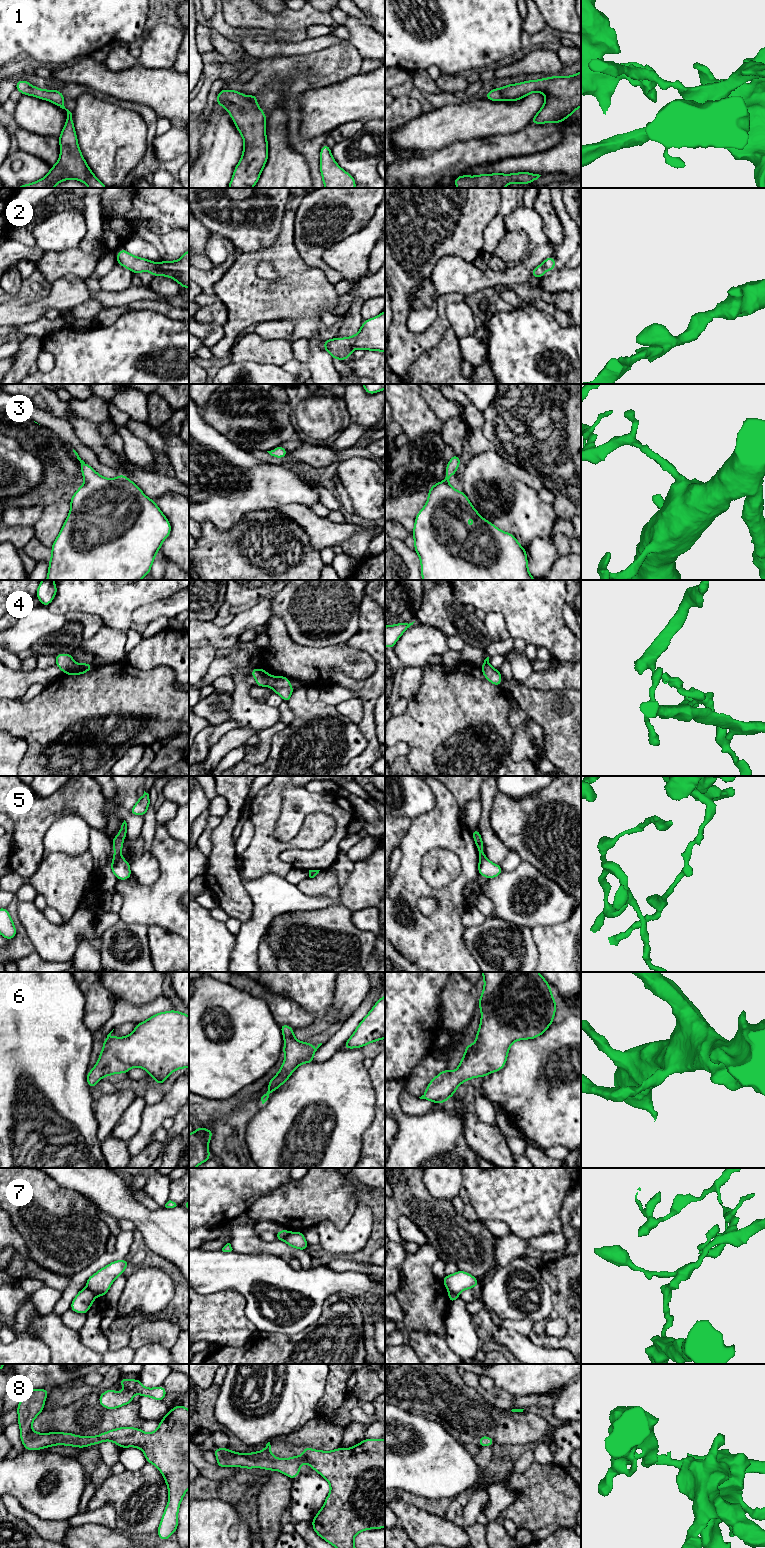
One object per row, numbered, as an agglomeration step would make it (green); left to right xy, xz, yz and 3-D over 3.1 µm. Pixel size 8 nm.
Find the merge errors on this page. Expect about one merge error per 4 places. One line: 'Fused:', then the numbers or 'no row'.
Fused: 4, 5, 7

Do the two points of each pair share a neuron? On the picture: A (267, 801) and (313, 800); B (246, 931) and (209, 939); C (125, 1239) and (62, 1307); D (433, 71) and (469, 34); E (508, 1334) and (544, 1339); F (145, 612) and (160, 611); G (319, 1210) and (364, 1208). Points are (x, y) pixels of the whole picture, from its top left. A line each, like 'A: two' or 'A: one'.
A: two
B: two
C: one
D: two
E: two
F: one
G: two

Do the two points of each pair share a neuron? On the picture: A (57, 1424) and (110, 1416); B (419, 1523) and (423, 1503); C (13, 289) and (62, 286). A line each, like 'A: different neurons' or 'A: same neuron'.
A: same neuron
B: different neurons
C: different neurons

